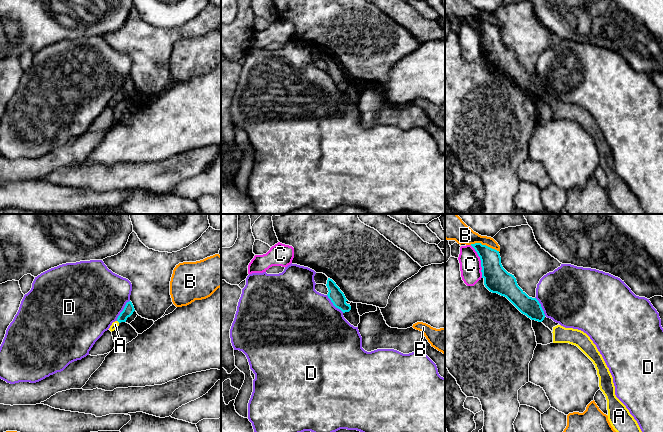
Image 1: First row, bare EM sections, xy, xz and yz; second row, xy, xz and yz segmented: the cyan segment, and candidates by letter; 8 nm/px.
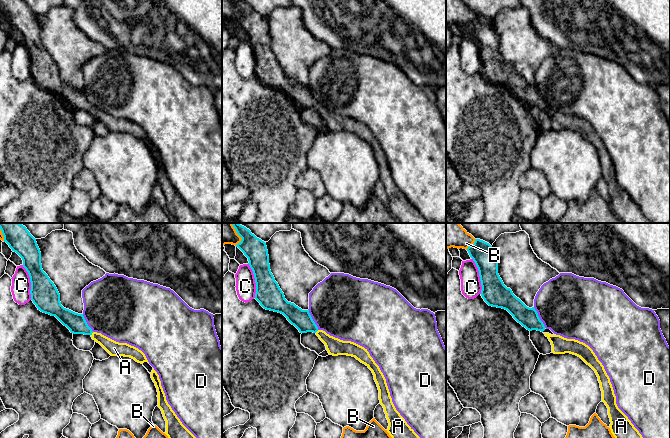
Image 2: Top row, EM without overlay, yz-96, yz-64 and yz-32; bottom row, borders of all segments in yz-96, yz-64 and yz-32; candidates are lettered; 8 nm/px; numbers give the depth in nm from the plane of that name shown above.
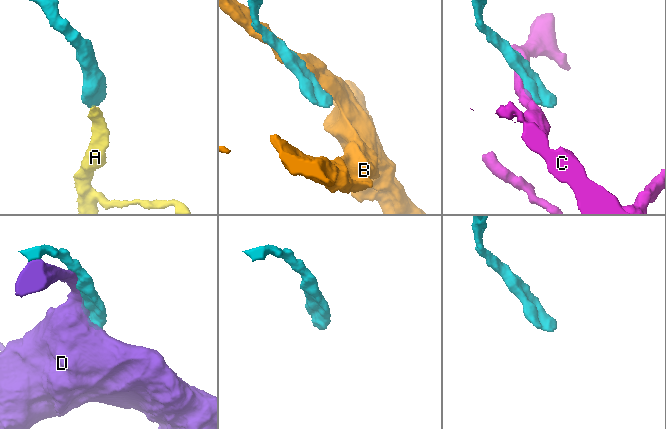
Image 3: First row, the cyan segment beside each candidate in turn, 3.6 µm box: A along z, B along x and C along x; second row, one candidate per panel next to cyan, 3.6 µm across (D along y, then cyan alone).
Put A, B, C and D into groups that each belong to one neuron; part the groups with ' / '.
A / B / C / D

